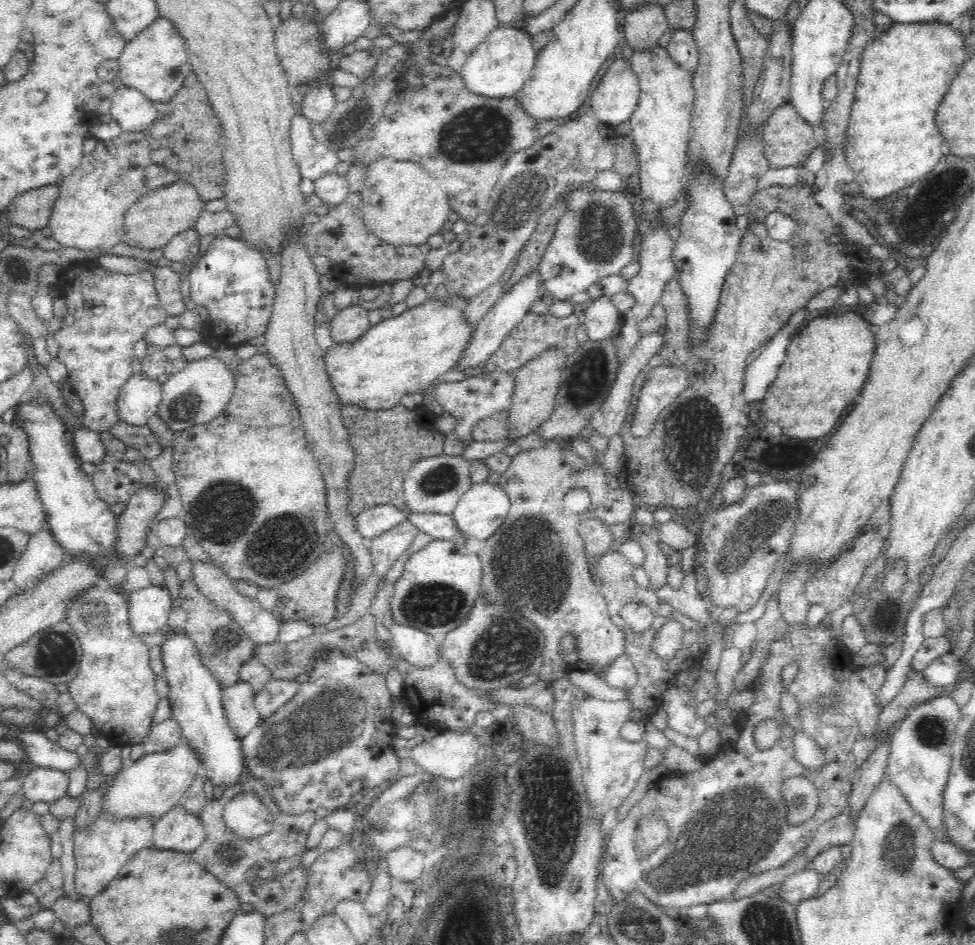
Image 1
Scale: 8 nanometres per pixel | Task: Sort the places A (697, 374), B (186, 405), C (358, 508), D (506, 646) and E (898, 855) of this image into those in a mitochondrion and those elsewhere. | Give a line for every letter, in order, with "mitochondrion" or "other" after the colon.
A: other
B: mitochondrion
C: other
D: mitochondrion
E: mitochondrion

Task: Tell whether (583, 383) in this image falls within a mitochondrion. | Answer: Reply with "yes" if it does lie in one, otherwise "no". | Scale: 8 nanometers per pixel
yes

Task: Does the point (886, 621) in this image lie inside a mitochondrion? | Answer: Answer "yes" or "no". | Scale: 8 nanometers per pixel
yes

